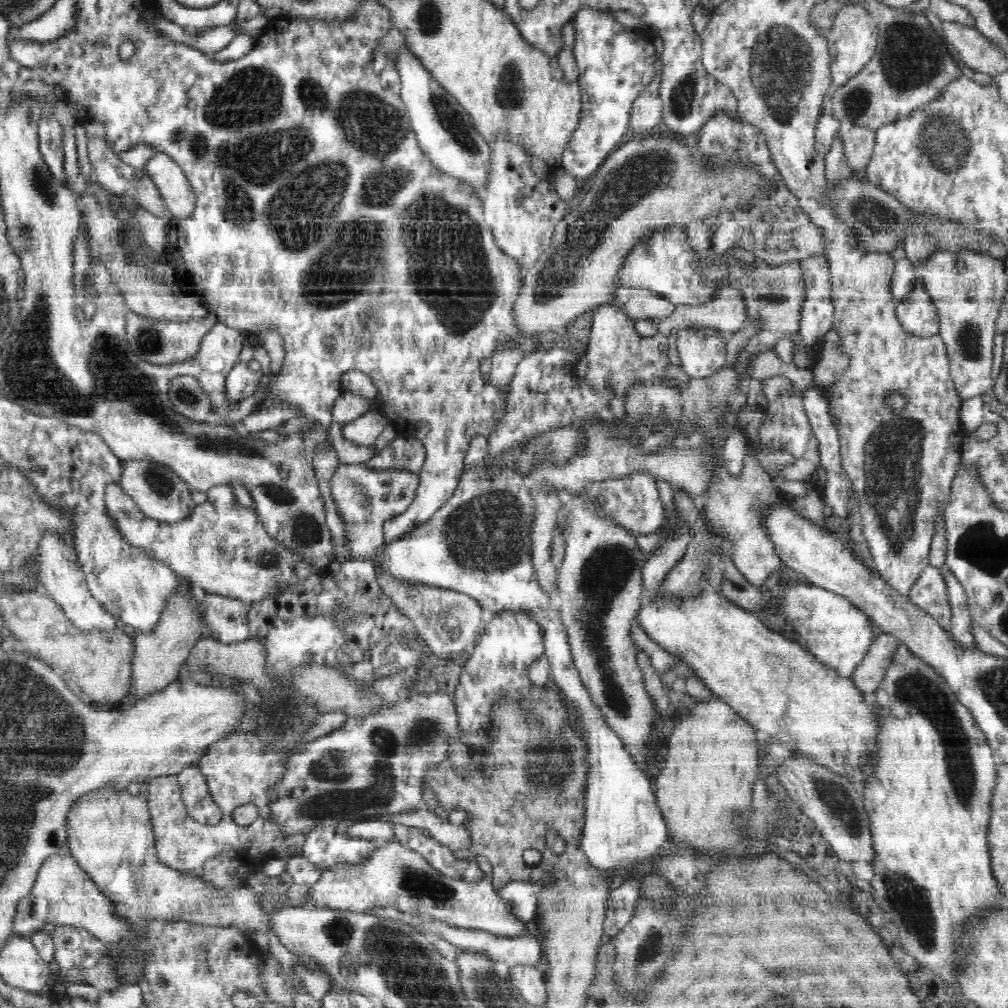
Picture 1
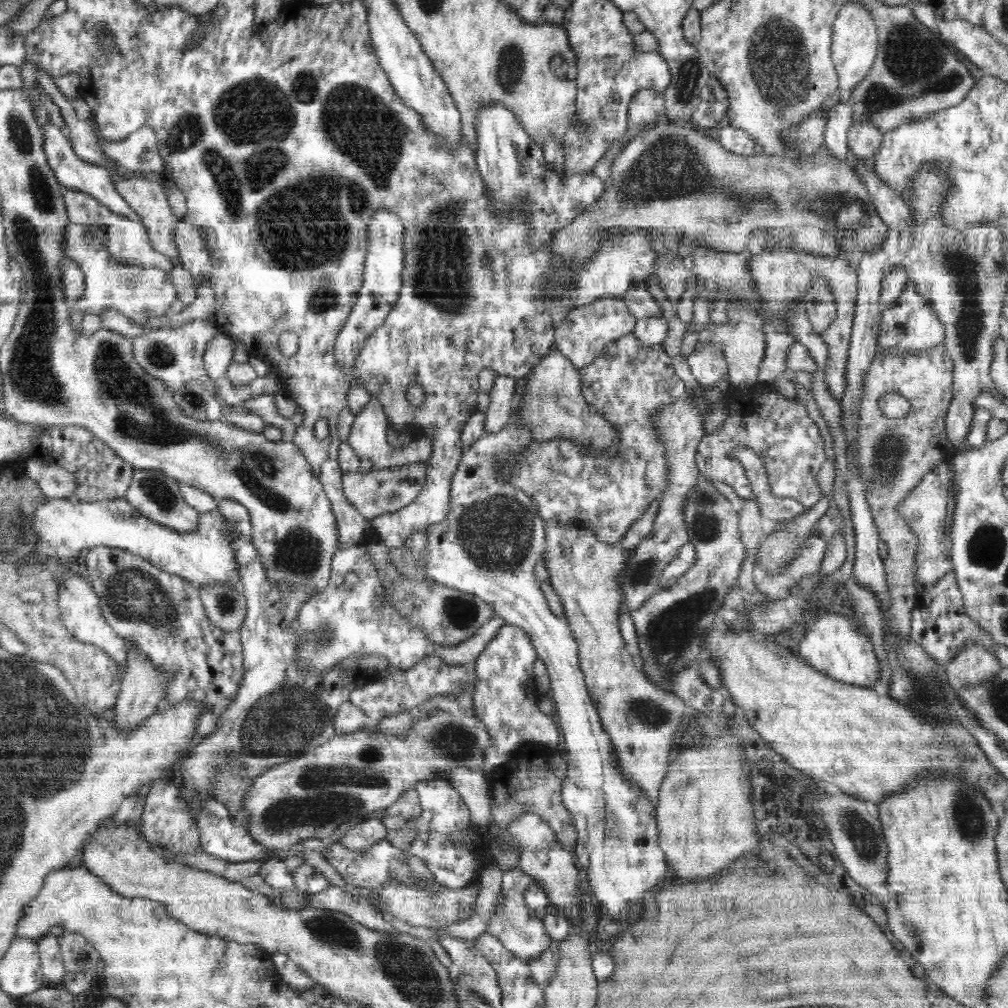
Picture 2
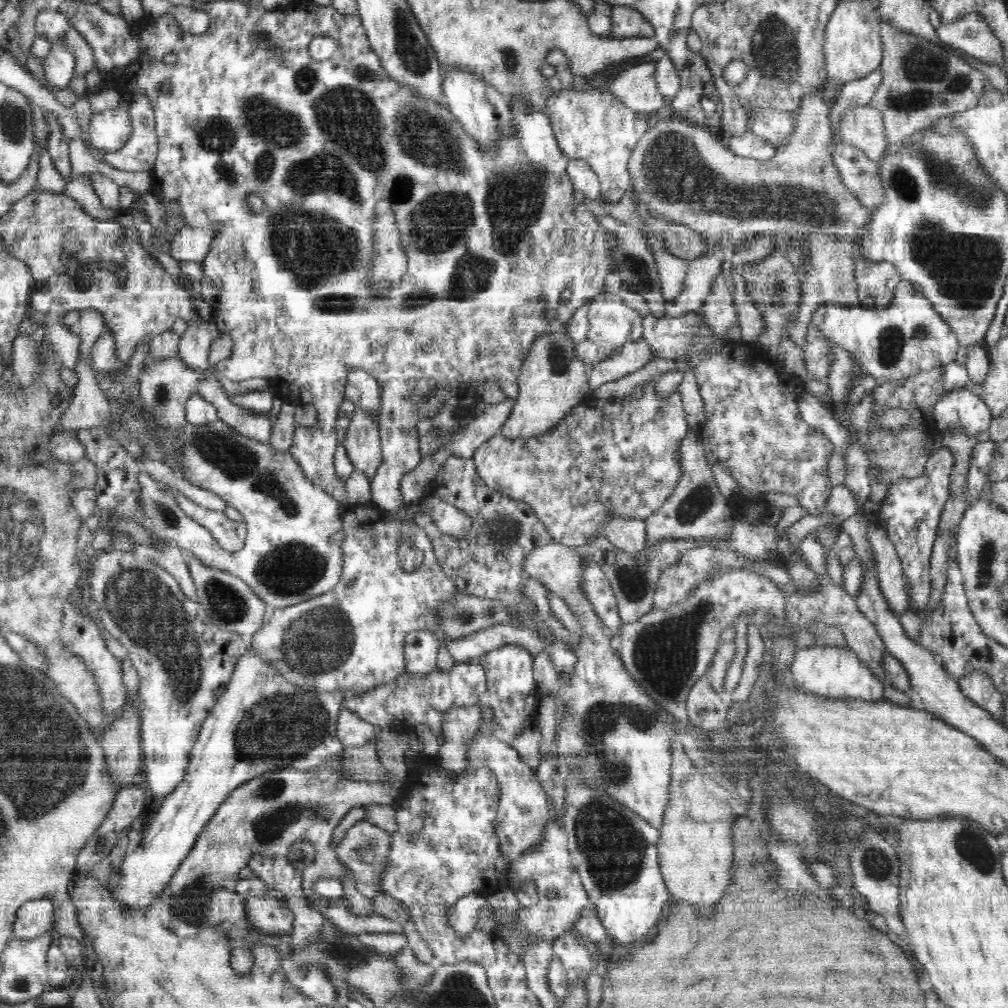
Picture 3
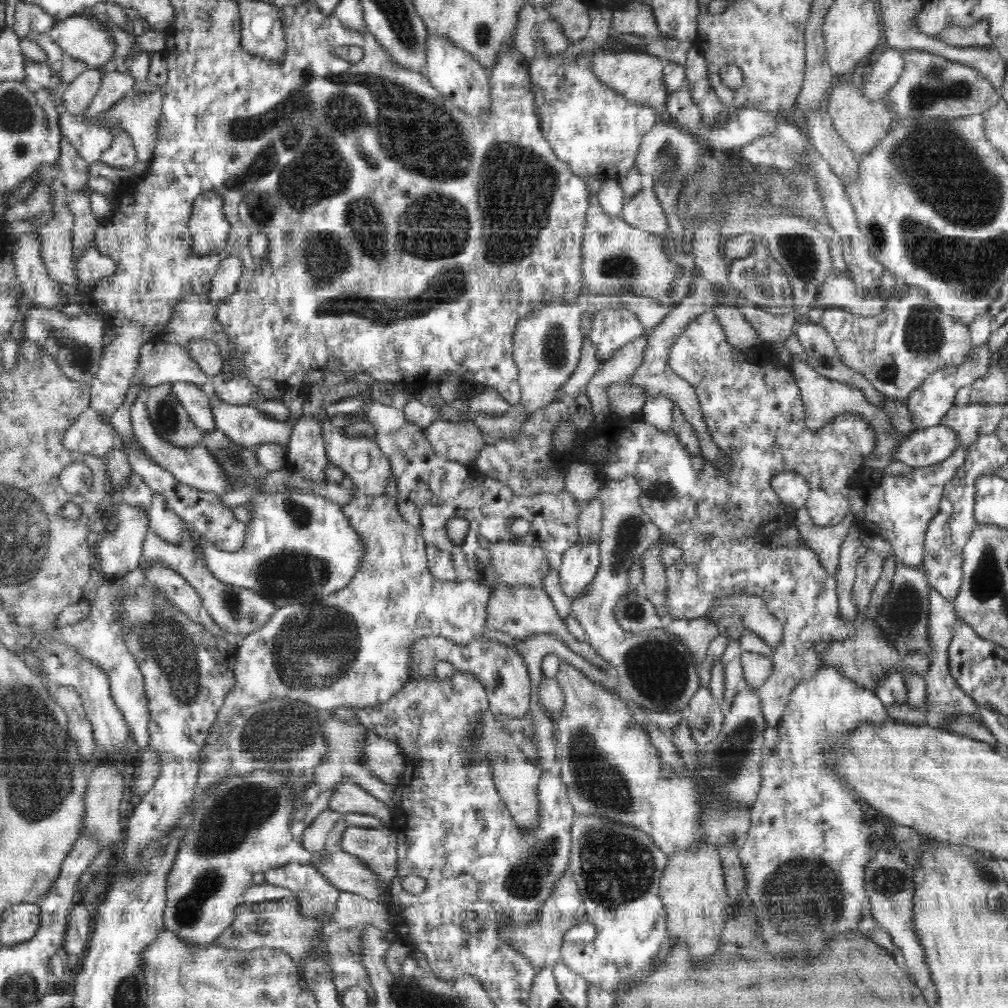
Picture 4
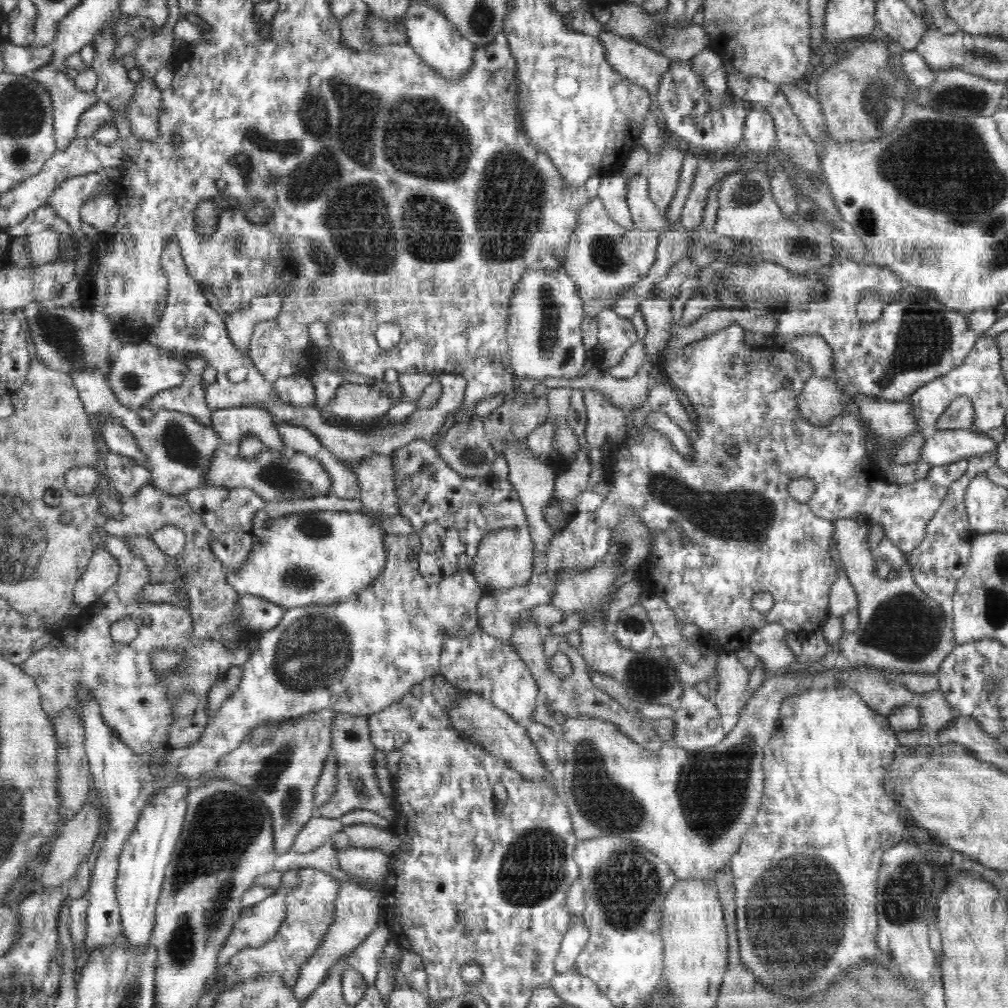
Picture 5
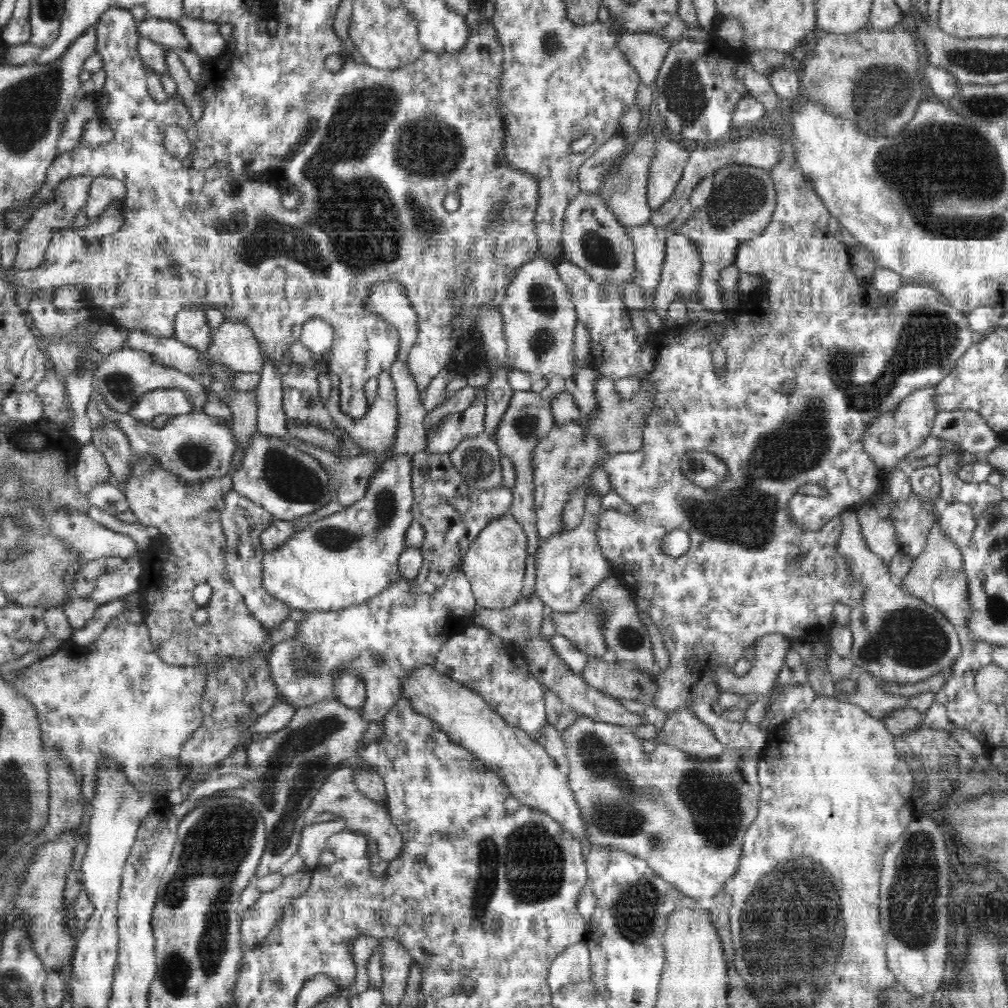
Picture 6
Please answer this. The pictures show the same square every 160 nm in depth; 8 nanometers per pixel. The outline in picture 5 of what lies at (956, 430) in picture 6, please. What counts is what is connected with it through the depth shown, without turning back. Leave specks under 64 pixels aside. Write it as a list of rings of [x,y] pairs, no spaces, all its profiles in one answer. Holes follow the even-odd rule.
[[[958,396],[932,427],[924,427],[920,432],[925,438],[932,436],[936,430],[956,430],[956,428],[978,433],[978,427],[974,425],[974,422],[975,411],[972,401],[967,396]]]

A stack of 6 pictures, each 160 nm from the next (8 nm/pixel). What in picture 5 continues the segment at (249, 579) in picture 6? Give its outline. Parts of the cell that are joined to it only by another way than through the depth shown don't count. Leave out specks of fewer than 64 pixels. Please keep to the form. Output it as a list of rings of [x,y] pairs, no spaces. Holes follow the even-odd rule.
[[[210,485],[188,490],[182,497],[188,499],[192,509],[202,515],[202,521],[212,531],[210,546],[214,555],[222,561],[227,572],[238,572],[253,550],[252,518],[256,516],[258,510],[264,508],[265,500],[249,488],[227,489]]]

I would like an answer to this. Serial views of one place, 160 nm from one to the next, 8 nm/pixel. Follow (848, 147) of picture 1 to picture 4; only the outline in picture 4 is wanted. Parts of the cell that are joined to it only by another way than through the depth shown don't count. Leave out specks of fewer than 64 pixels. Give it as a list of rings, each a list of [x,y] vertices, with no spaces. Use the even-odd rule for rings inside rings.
[[[842,79],[836,81],[832,86],[824,109],[832,117],[836,132],[858,156],[870,152],[878,144],[878,141],[888,134],[894,119],[892,110],[883,99],[870,100],[864,97],[861,85],[856,86],[852,82],[844,82]]]

